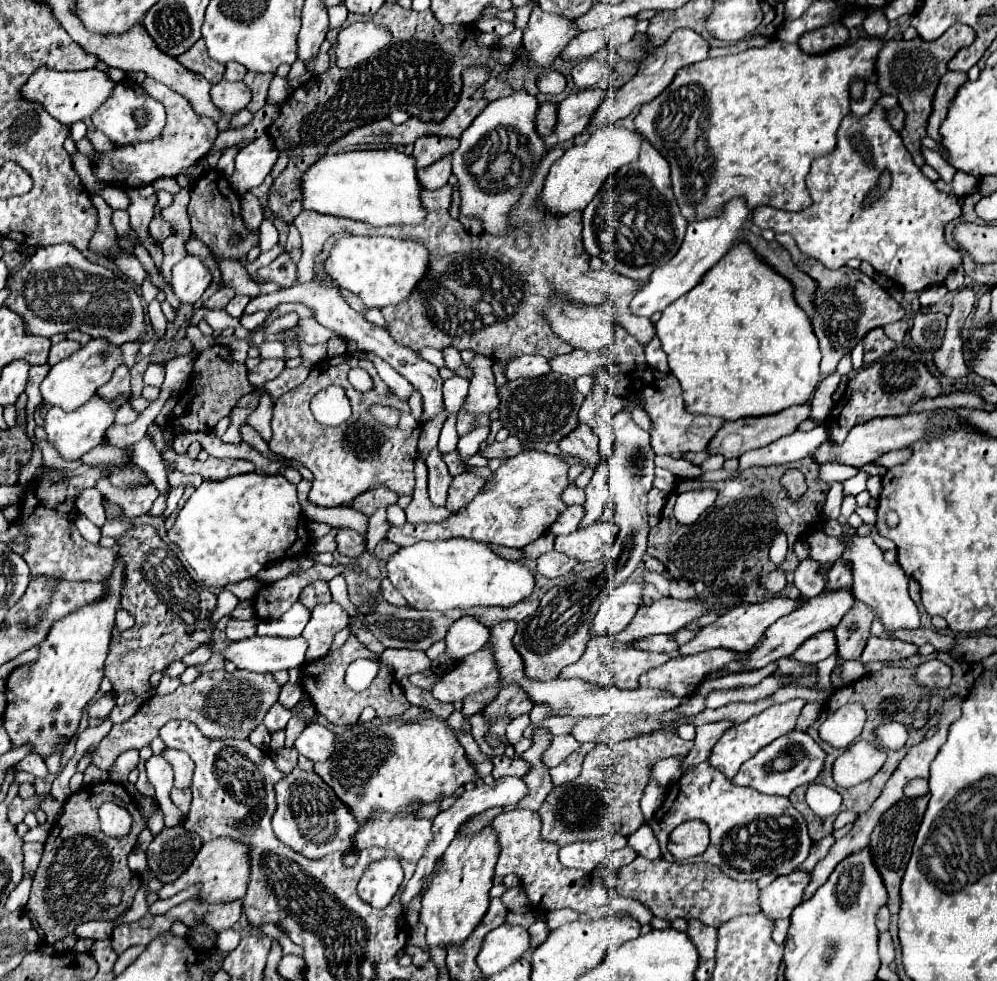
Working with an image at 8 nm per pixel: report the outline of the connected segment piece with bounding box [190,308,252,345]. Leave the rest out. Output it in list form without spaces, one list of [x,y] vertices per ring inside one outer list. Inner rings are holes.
[[[199,308],[192,316],[191,325],[196,326],[201,320],[207,321],[207,323],[216,331],[224,330],[228,327],[234,327],[235,334],[239,339],[245,340],[249,345],[252,342],[250,338],[251,331],[242,327],[240,319],[231,317],[226,310],[220,309],[206,309]]]

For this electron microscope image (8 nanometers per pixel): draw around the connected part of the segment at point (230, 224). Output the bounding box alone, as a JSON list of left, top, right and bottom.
[188,169,252,259]

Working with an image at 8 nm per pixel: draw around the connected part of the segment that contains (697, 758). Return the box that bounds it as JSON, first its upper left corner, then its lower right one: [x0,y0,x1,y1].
[682,719,734,771]

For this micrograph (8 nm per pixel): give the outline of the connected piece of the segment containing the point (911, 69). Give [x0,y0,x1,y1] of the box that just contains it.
[876,25,976,167]

